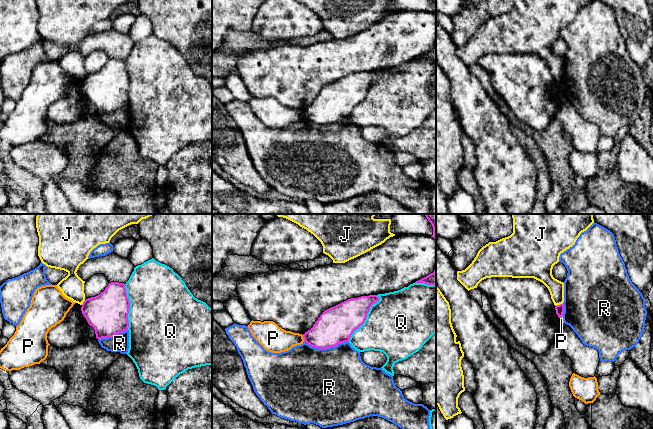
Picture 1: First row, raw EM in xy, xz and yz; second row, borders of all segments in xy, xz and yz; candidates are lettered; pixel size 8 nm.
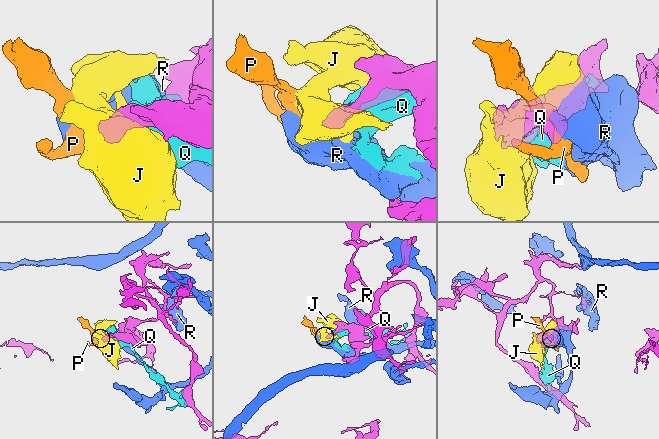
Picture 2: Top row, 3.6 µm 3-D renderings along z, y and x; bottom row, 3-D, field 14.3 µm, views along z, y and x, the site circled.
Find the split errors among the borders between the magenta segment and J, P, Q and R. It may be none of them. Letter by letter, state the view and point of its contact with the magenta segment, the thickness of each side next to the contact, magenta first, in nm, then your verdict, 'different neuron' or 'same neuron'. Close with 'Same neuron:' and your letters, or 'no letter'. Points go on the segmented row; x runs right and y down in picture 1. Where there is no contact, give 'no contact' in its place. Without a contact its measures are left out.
J: contact yz (560, 304); calibres 70 and 130 nm; different neuron
P: contact xz (303, 337); calibres 280 and 220 nm; different neuron
Q: contact xz (366, 317); calibres 280 and 480 nm; different neuron
R: contact xz (326, 347); calibres 300 and 480 nm; different neuron
Same neuron: no letter

